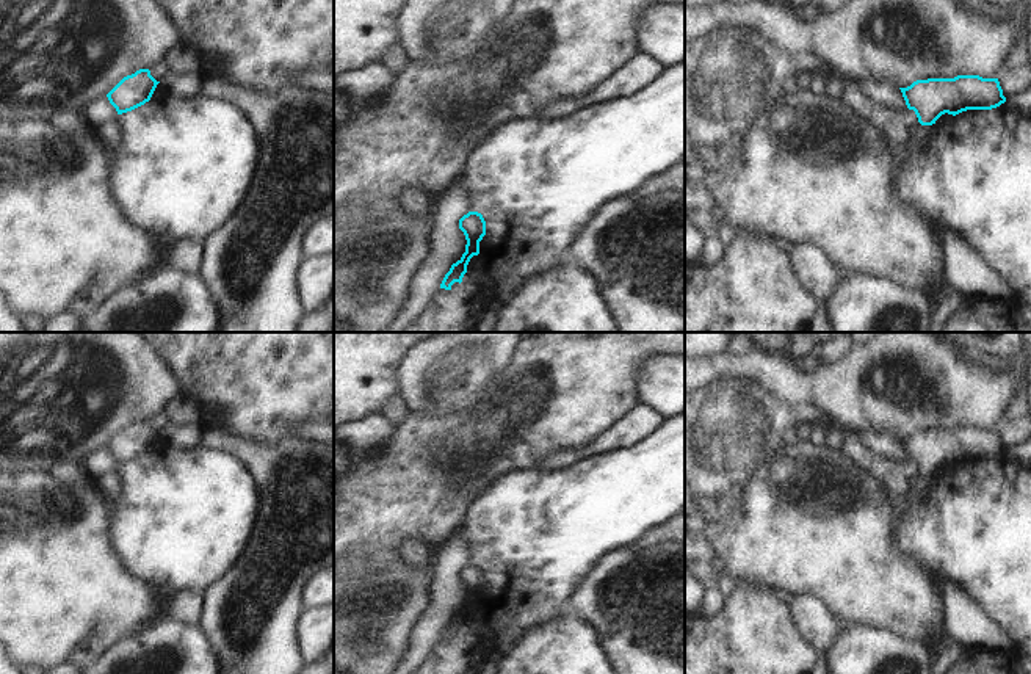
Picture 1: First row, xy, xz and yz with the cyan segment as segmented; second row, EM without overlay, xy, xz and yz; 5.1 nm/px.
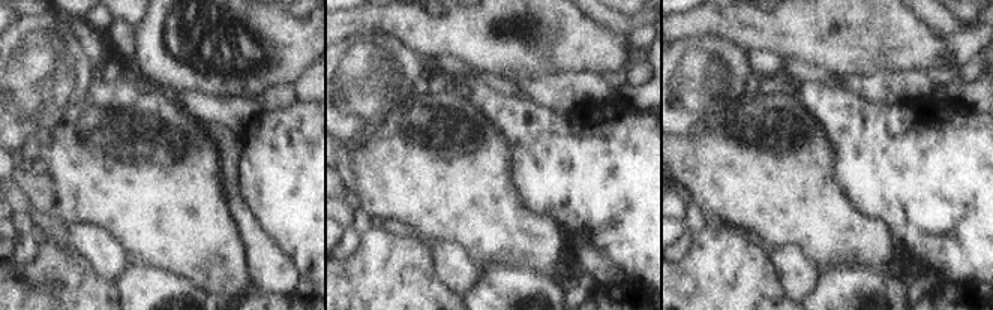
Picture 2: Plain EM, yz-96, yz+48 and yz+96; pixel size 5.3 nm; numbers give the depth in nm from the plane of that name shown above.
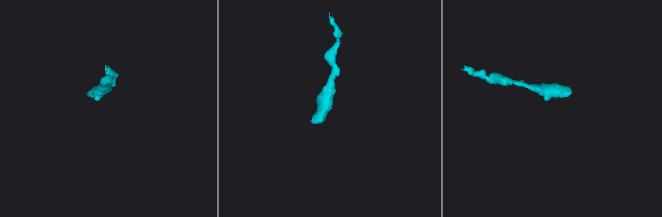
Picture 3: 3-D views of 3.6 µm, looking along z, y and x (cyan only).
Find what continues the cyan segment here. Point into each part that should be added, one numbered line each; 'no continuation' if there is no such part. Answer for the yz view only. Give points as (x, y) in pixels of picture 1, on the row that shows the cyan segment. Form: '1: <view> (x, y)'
1: yz (920, 135)

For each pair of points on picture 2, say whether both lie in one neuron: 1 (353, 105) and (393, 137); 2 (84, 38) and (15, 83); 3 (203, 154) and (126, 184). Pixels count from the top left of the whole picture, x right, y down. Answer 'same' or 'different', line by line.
1: different
2: different
3: same

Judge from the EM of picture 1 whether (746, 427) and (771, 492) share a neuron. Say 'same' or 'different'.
different

